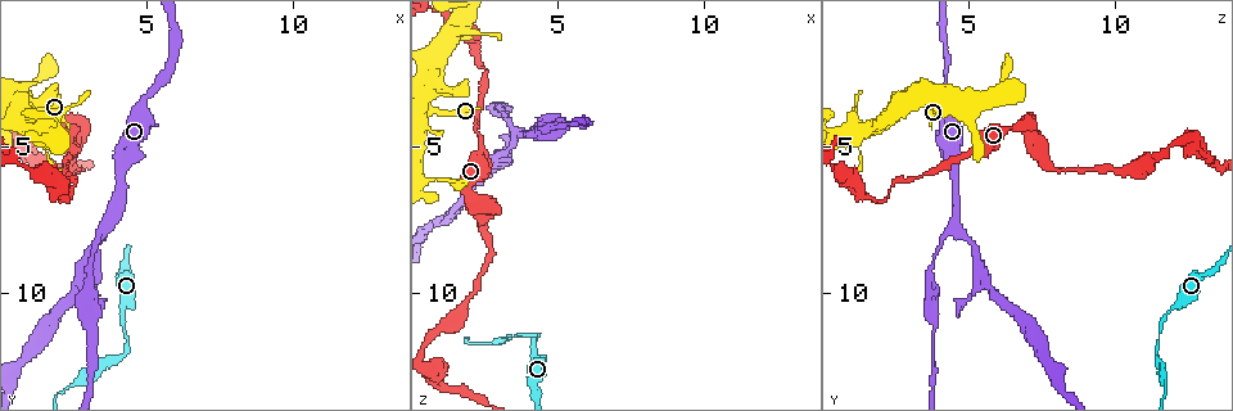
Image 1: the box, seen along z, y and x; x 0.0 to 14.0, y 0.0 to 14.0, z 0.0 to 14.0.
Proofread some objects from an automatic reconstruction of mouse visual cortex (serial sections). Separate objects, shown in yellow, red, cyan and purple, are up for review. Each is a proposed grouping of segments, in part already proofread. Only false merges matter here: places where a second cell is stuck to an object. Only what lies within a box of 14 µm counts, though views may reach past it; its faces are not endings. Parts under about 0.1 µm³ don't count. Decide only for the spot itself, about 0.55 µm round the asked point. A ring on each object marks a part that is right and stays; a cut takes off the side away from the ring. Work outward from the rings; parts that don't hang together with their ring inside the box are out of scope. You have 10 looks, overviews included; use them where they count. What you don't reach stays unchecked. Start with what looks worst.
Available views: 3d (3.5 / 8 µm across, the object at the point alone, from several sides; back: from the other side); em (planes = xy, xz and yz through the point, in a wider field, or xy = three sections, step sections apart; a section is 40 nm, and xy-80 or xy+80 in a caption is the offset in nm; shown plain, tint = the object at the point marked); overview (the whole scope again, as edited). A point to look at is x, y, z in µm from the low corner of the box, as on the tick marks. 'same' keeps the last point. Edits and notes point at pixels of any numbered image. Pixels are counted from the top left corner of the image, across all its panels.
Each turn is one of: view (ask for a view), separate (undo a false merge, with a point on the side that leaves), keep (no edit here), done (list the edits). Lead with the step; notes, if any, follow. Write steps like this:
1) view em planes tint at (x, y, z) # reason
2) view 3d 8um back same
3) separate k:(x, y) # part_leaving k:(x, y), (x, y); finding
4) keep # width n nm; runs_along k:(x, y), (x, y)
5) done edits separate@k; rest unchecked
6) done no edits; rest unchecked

view 3d 3.5um at (3.5, 7.7, 4.6) # three-way junction

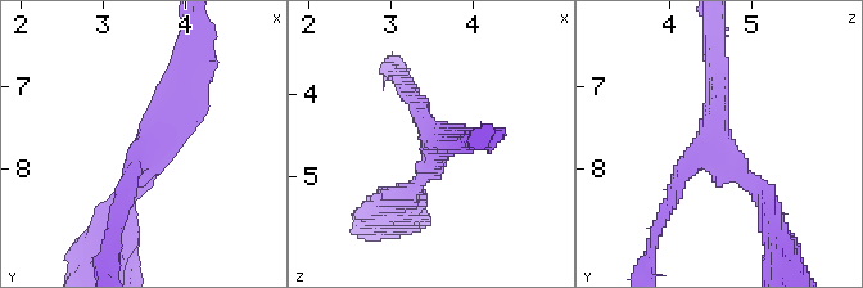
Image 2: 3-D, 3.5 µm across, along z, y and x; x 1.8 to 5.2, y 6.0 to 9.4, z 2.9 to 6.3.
keep # all the same cell

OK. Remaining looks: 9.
view 3d 3.5um at (4.1, 10.8, 11.7) # a narrow waist

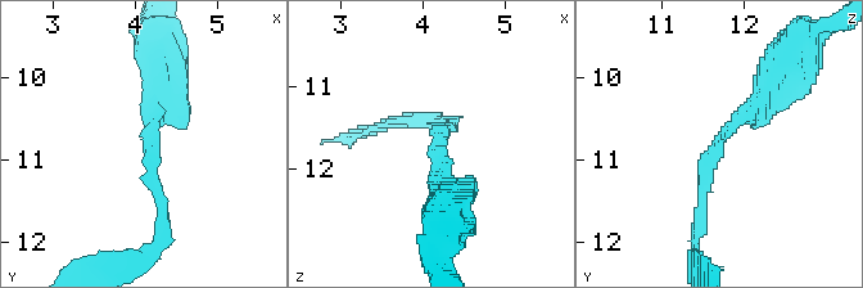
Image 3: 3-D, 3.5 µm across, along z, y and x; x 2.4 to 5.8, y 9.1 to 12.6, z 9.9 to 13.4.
view em planes tint at (4.20, 10.75, 11.75) # arm_widths 150, 300 nm

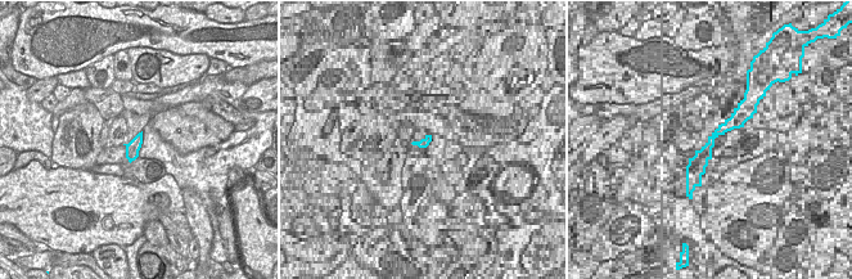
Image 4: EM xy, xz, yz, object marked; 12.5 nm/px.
view em xy step 2 tint same # cut it another way

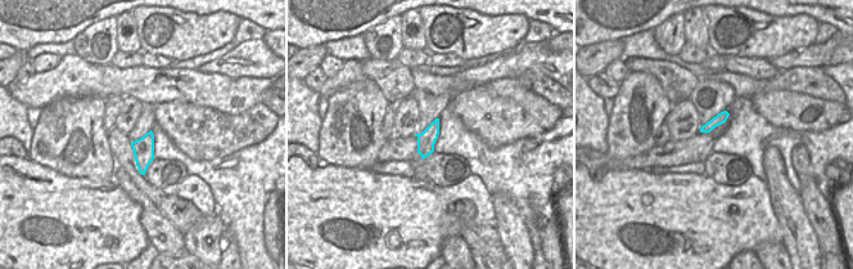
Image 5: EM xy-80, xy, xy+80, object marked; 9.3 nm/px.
keep # runs_along 3:(775, 79), (705, 165), (703, 220); all the same cell

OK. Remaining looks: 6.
view 3d 3.5um at (3.6, 12.6, 11.6)

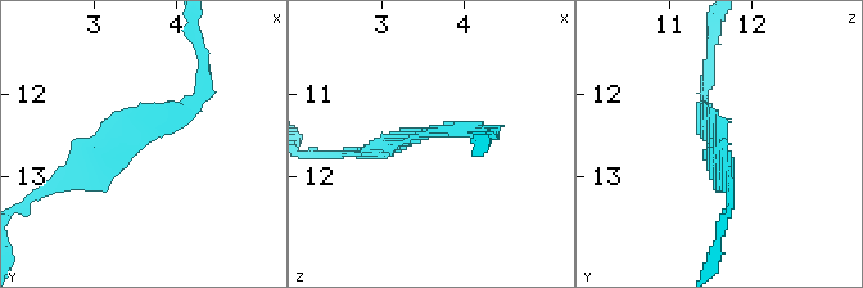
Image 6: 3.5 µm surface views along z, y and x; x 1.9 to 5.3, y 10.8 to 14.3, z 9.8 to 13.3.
view em planes tint at (3.55, 12.55, 11.50)

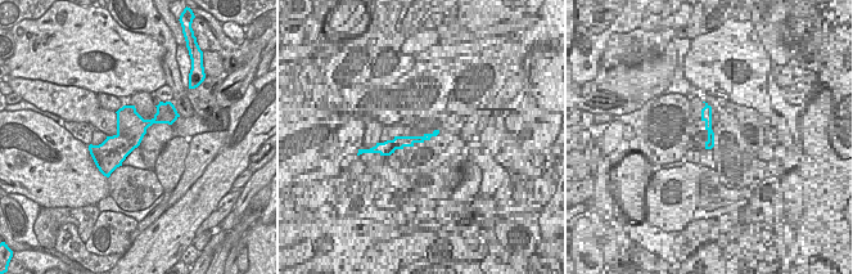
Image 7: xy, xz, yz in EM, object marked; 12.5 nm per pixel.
keep # runs_along 7:(170, 120), (139, 125), (113, 151), (95, 151); one cell here

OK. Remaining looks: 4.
view 3d 3.5um at (0.9, 3.6, 2.9) # a narrow waist

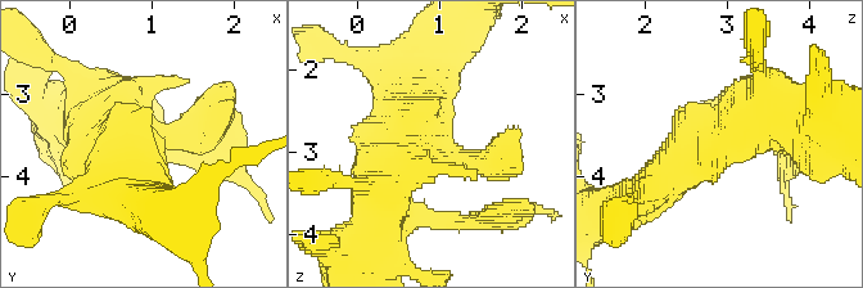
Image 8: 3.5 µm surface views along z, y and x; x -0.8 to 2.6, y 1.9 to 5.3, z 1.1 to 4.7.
view em planes plain same

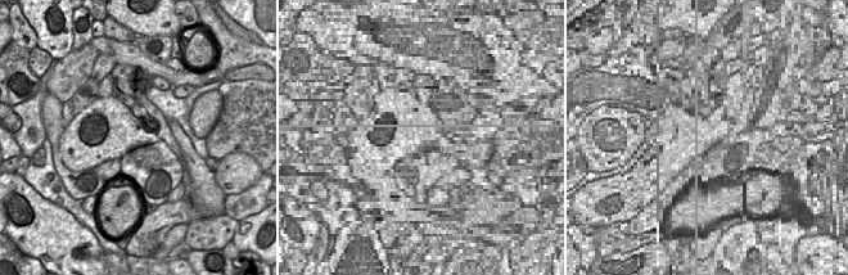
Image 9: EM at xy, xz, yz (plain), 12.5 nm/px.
view em planes tint same # where the object lies

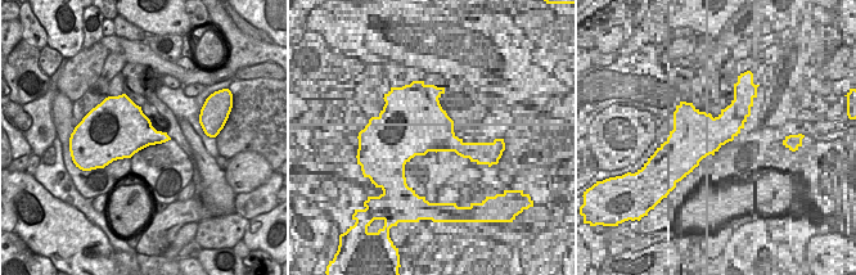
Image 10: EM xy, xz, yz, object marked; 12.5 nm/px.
keep # all the same cell

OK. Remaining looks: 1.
done no edits; rest unchecked

